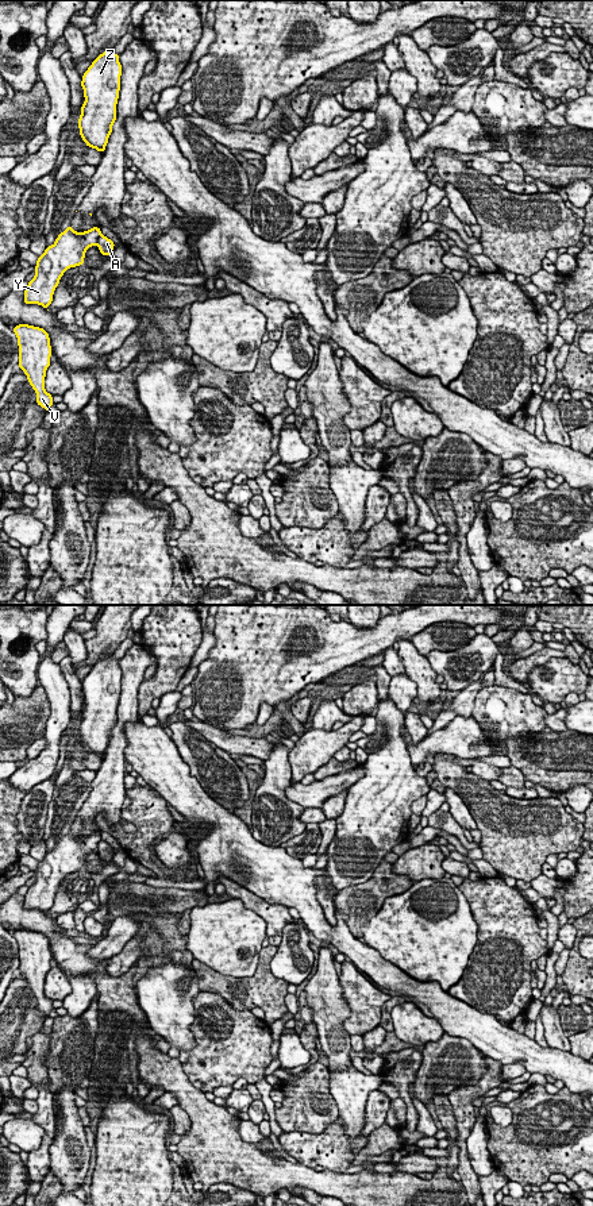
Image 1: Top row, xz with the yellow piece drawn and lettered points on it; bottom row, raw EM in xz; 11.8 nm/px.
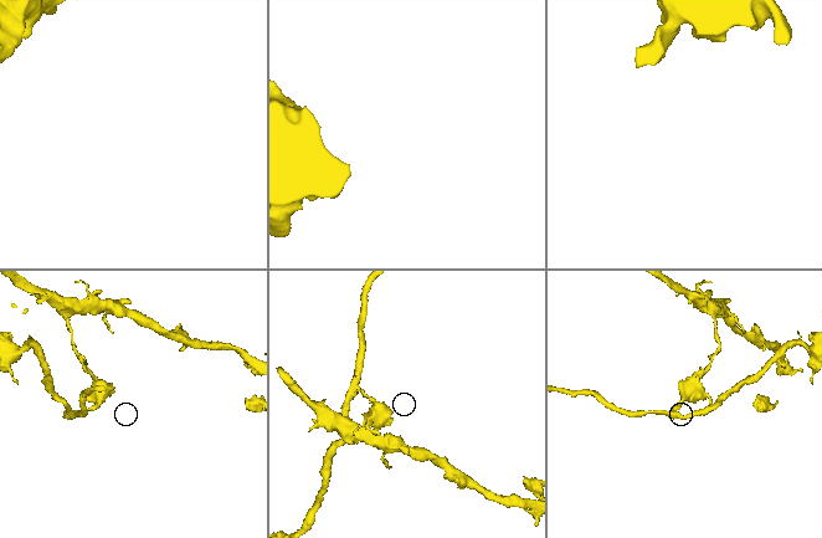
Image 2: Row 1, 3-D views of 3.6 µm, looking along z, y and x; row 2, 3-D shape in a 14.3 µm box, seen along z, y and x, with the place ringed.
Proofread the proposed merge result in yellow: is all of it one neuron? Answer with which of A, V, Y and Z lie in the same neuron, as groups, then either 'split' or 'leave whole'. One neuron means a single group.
groups A / V Y Z; split

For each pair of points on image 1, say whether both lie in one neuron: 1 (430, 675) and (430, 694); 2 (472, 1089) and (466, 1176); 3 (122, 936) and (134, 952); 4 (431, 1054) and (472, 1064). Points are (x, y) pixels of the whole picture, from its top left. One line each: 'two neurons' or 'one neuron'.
1: one neuron
2: one neuron
3: two neurons
4: one neuron

